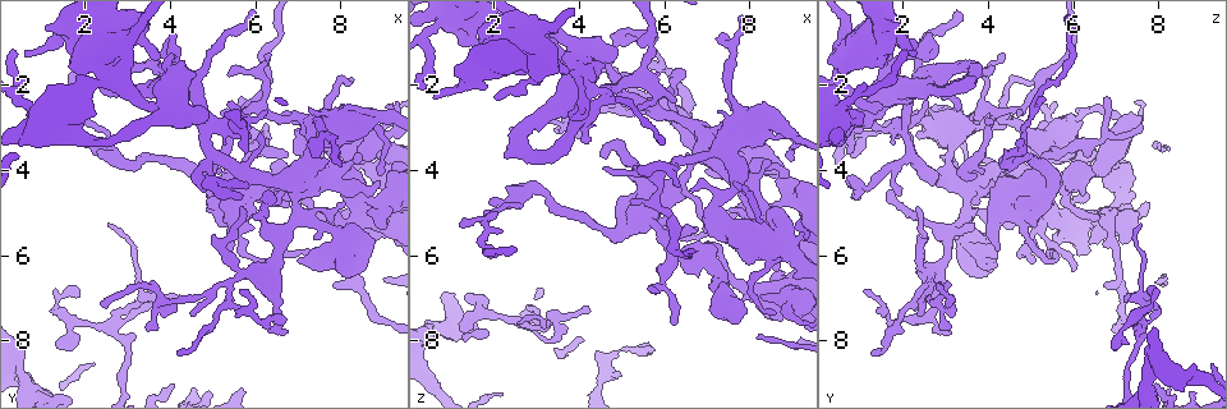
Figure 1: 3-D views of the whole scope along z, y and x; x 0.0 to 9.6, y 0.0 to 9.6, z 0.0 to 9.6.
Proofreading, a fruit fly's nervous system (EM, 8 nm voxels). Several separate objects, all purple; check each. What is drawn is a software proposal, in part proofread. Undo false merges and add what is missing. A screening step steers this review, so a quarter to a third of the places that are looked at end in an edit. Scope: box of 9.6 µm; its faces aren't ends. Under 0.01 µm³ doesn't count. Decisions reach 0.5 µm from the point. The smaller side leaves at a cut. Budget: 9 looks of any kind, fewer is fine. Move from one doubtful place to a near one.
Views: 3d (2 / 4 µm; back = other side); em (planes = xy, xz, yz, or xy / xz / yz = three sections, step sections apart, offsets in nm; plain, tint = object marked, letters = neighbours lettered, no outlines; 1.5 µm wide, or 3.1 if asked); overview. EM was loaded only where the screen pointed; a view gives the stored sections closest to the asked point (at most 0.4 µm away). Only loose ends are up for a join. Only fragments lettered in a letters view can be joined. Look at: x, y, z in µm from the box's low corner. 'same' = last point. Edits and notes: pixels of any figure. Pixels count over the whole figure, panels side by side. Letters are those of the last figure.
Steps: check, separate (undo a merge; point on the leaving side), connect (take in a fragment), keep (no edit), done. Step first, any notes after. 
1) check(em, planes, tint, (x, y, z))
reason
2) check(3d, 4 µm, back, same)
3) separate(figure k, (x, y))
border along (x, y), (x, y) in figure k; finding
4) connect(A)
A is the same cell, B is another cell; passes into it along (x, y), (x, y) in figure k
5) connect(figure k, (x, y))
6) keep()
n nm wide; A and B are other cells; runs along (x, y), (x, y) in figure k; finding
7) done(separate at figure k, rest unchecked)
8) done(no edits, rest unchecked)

check(3d, 2 µm, (2.60, 5.20, 7.60))
free end

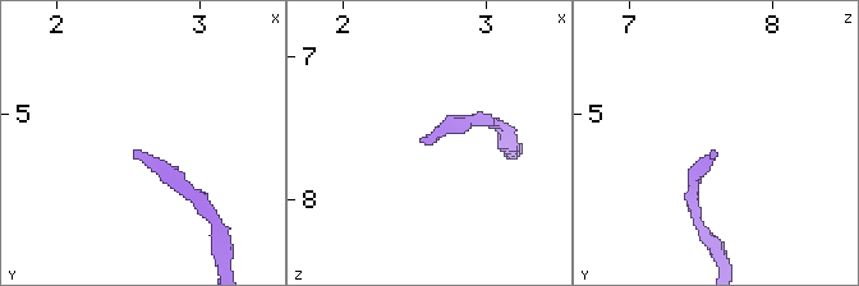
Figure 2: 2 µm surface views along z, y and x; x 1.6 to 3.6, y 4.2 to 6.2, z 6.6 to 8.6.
check(em, xz, step 4, plain, (2.56, 5.26, 7.62))
need the tissue

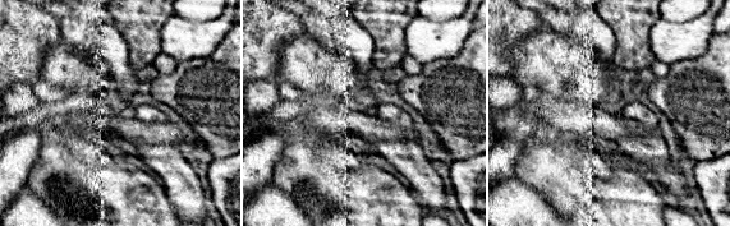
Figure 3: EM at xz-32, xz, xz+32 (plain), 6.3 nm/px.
check(em, xz, step 4, letters, same)
see the neighbours

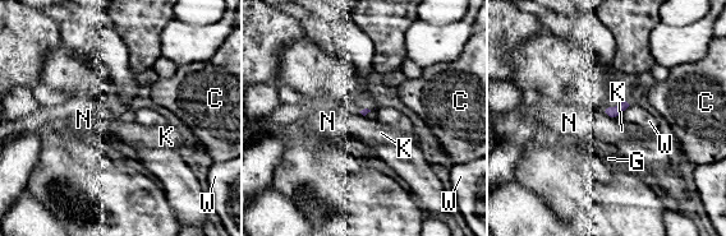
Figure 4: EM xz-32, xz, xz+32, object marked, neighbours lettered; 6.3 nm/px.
keep()
C, G, K, N and W are other cells; no lettered fragment goes on from it

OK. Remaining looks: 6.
check(em, xz, step 4, letters, (1.85, 6.95, 7.85))
branch stops here

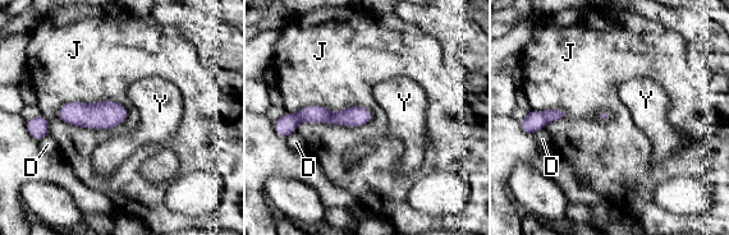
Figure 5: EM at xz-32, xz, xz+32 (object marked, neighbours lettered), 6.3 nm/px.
check(em, planes, letters, same)

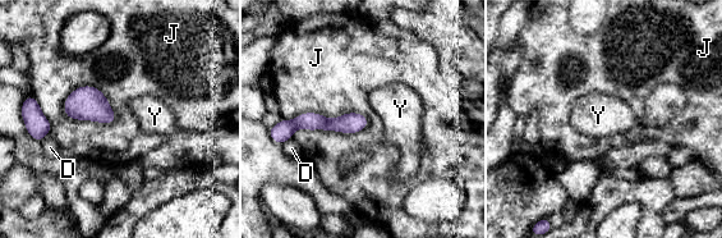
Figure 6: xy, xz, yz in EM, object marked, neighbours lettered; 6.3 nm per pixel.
keep()
J touches over 550 nm; D, J and Y are other cells; no lettered fragment goes on from it

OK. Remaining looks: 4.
check(3d, 4 µm, (4.45, 4.20, 3.55))
an open end

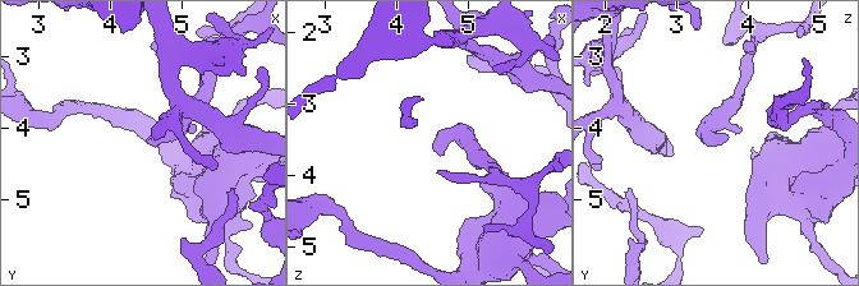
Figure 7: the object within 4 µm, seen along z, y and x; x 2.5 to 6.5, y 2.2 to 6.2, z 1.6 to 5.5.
check(em, xz, step 8, letters, (4.50, 4.15, 3.55))

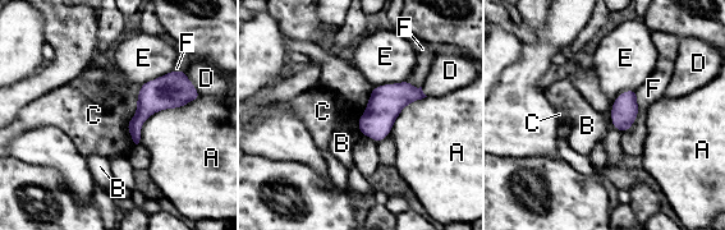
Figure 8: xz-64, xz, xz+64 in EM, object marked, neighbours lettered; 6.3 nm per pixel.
check(em, planes, letters, same)

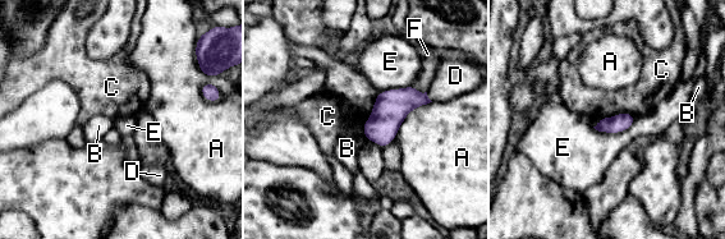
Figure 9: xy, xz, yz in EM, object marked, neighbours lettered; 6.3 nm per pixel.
keep()
A touches over 340 nm; A, B, C, D, E and F are other cells; border along (636, 116), (616, 113), (597, 118) in figure 9; none of them fits

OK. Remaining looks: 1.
done(no edits, rest unchecked)

